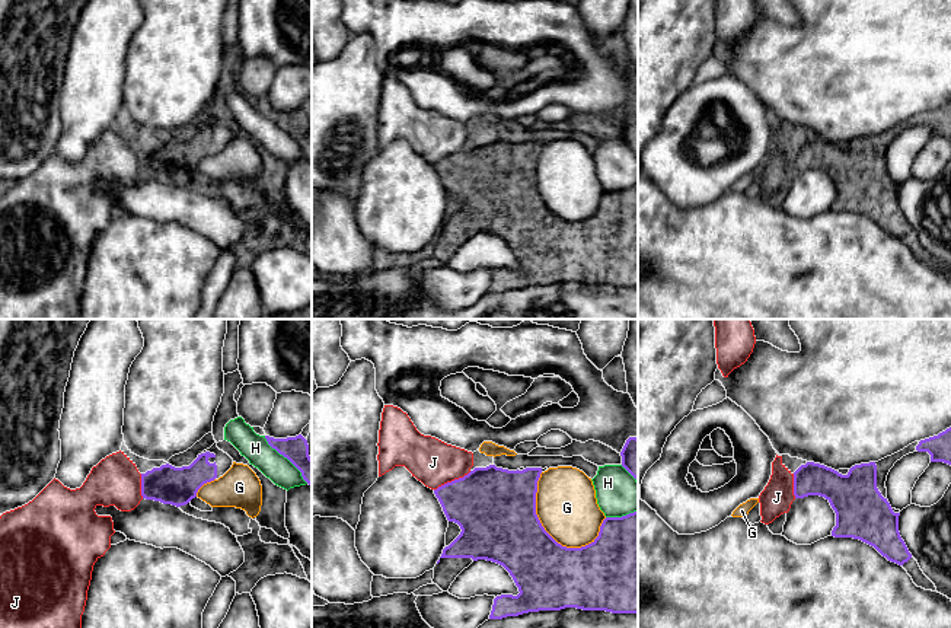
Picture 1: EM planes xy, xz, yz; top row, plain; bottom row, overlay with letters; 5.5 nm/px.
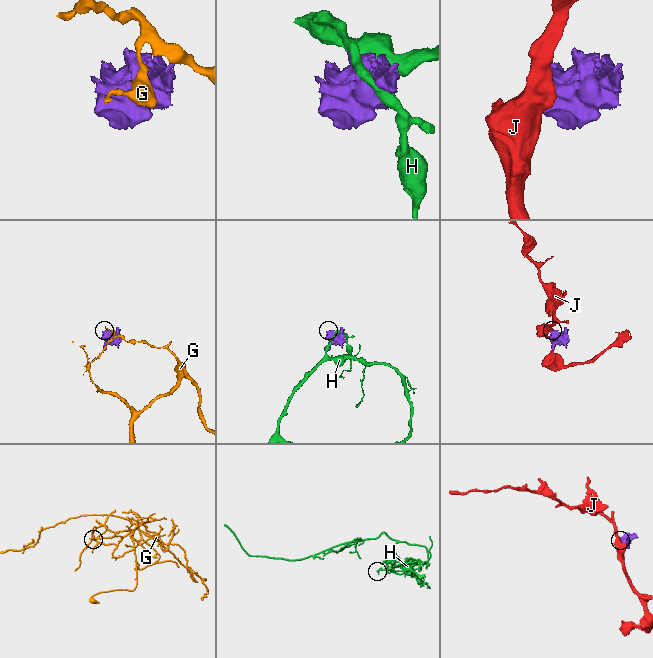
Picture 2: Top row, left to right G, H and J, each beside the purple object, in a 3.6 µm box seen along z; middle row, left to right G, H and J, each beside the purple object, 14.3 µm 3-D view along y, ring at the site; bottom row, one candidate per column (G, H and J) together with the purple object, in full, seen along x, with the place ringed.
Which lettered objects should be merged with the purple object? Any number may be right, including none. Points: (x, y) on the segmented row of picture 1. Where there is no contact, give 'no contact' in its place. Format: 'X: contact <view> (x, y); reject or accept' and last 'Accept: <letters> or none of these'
G: contact xz (541, 525); reject
H: contact xy (286, 456); reject
J: contact xz (452, 481); reject
Accept: none of these

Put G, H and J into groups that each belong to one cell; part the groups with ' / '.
G / H / J

